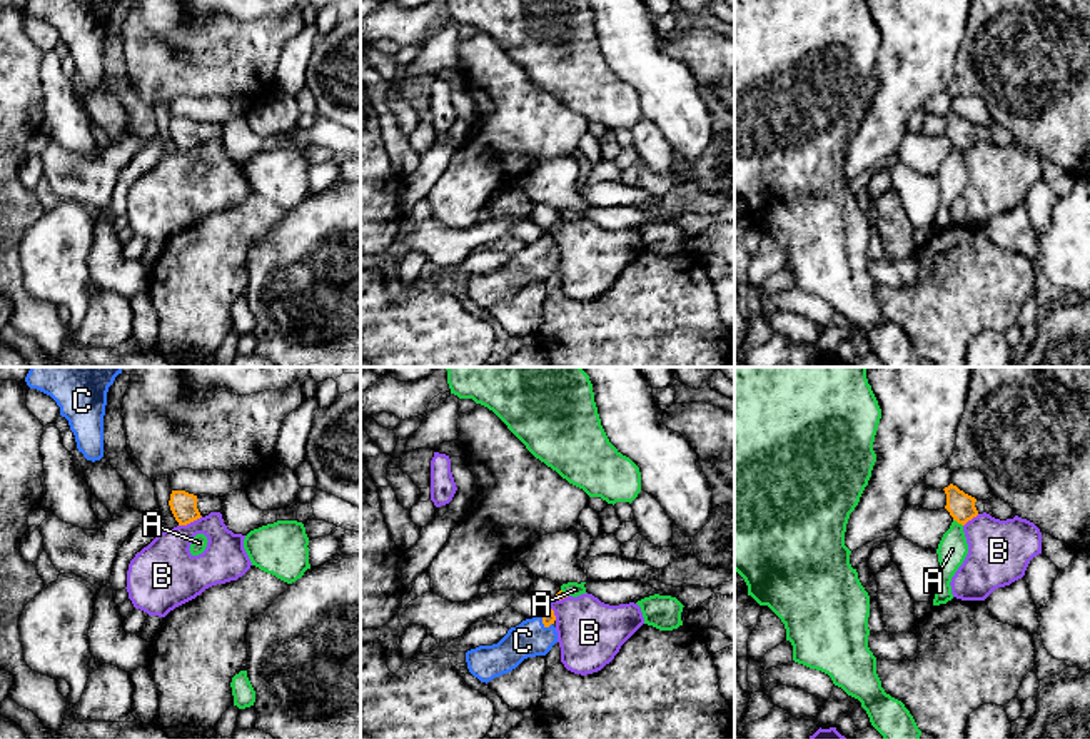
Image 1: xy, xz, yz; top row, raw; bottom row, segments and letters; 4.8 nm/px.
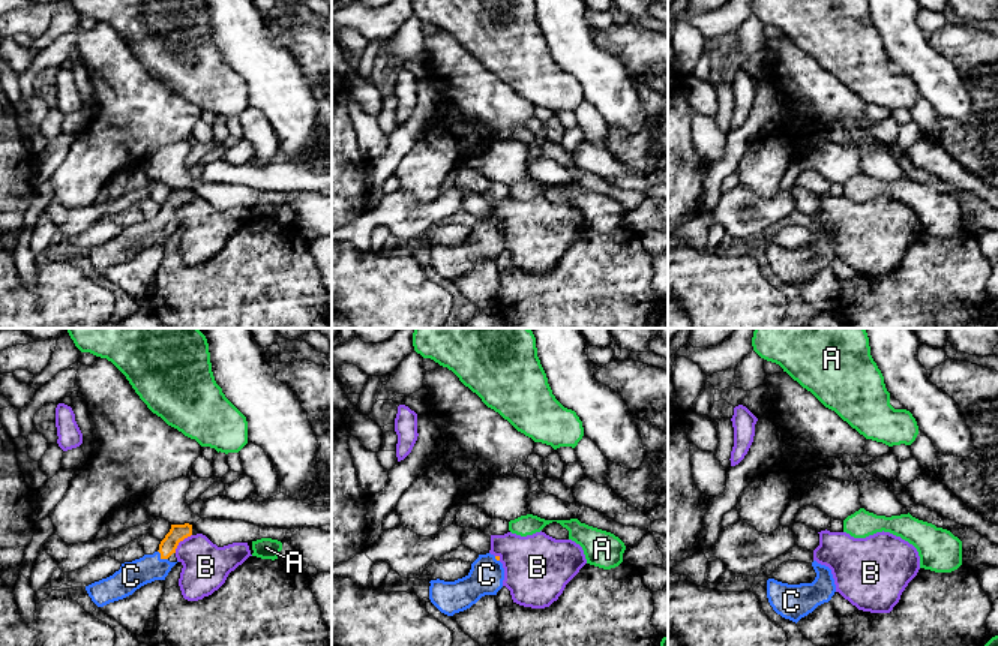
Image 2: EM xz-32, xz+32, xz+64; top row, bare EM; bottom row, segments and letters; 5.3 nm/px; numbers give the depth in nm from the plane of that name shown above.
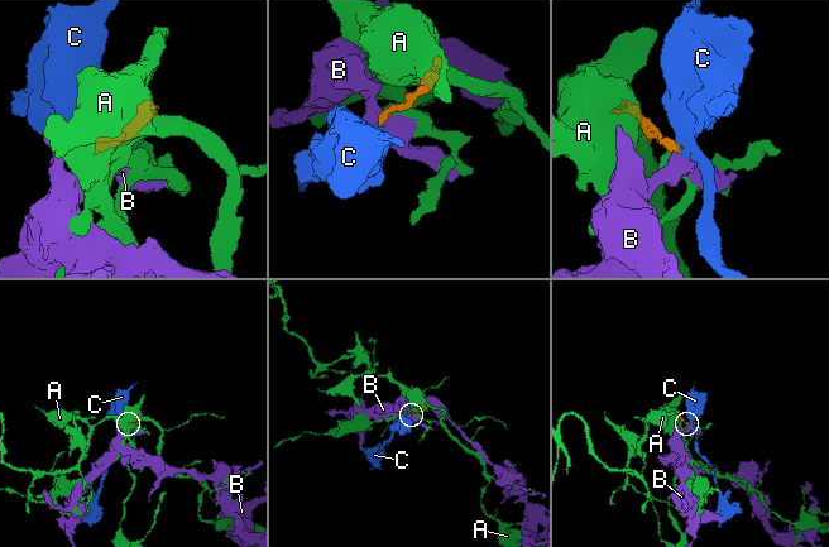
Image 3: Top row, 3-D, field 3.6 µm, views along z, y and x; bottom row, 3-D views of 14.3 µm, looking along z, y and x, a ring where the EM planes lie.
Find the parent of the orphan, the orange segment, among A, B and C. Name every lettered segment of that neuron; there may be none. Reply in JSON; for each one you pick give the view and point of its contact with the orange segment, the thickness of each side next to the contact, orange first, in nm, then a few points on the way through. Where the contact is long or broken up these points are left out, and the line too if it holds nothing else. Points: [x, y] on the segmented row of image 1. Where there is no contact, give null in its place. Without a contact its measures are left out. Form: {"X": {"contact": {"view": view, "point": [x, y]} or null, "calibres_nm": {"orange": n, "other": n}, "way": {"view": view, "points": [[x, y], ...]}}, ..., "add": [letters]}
{"C": {"contact": {"view": "xz", "point": [543, 621]}, "calibres_nm": {"orange": 60, "other": 170}, "way": {"view": "xz", "points": [[548, 614], [543, 621], [528, 639]]}}, "add": ["C"]}

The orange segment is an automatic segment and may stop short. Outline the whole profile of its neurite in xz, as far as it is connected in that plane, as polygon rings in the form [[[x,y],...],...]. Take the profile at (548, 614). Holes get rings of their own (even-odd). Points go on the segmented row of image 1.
[[[546,606],[536,617],[511,627],[497,644],[467,651],[469,672],[487,684],[516,669],[527,657],[546,656],[558,642],[554,621],[554,611]]]

